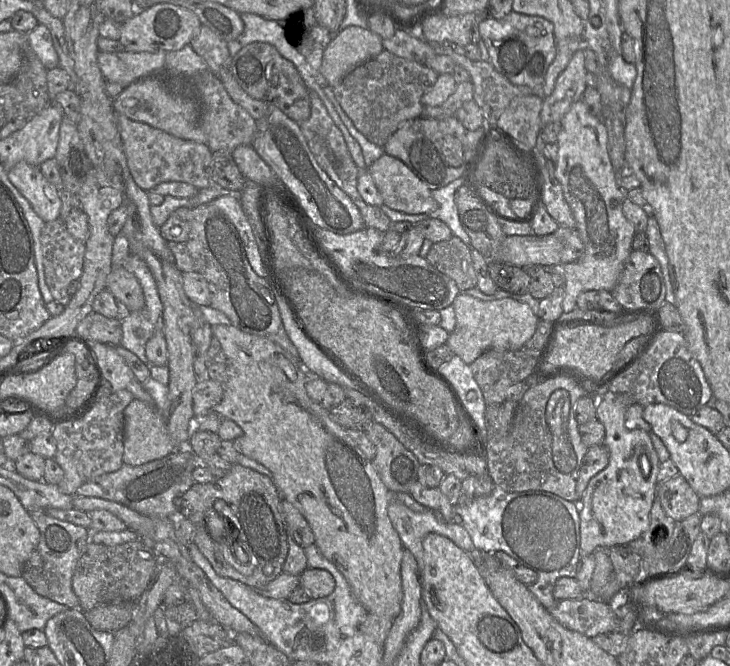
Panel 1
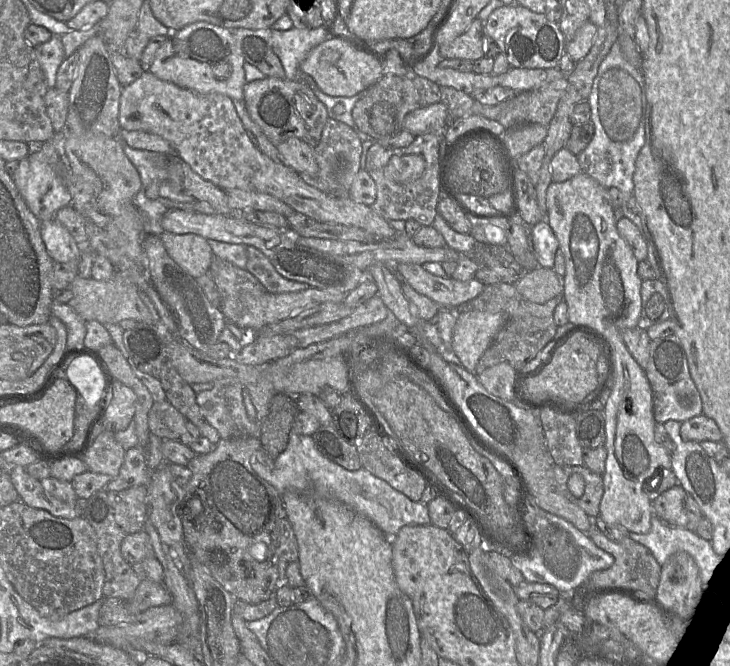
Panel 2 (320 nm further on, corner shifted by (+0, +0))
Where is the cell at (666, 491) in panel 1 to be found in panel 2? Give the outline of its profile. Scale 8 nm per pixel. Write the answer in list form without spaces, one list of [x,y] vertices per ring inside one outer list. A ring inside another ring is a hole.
[[[679,484],[661,493],[653,502],[653,513],[663,522],[686,527],[687,510],[685,500],[688,493]]]

